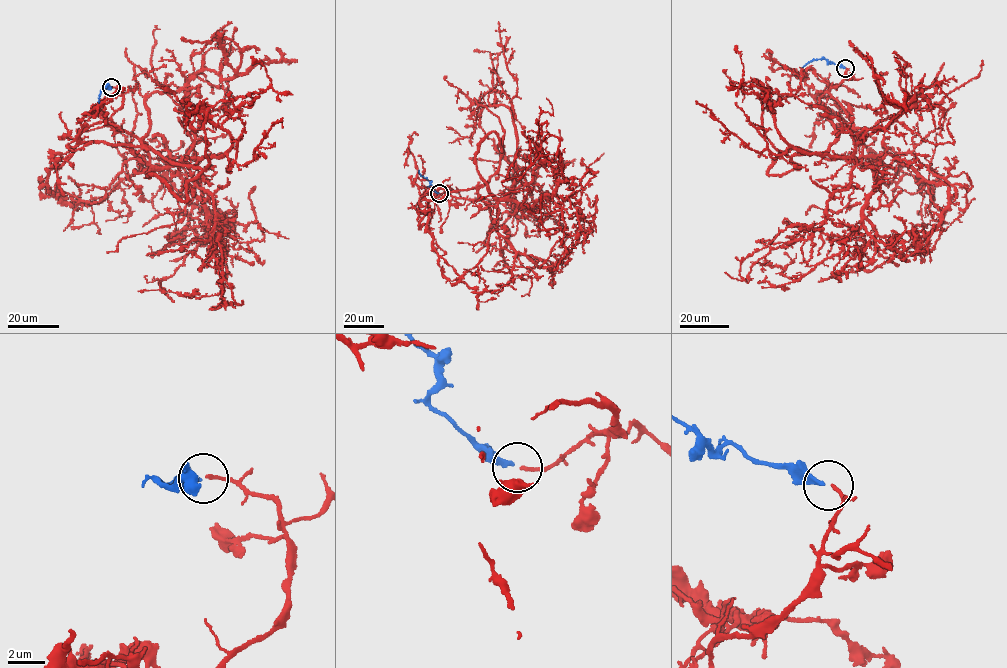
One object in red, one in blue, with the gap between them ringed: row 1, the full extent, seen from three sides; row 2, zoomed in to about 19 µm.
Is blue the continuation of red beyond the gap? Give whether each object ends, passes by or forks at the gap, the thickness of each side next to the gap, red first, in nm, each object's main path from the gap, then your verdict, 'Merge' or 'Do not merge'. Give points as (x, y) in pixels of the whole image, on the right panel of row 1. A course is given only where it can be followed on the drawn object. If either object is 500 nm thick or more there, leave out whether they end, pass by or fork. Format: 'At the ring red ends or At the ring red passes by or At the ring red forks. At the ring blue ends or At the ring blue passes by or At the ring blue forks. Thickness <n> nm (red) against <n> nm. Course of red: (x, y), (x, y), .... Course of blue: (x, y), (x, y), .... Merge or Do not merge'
At the ring red ends. At the ring blue ends. Thickness 180 nm (red) against 240 nm. Course of red: (845, 68), (830, 95), (873, 170), (862, 223), (841, 237), (787, 227), (744, 258), (743, 280), (725, 273). Course of blue: (844, 68), (822, 58), (802, 67). Merge

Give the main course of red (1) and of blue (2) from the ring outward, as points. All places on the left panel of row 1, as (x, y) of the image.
1: (111, 87), (123, 101), (111, 120), (146, 144), (152, 166), (176, 165), (222, 235), (222, 275), (242, 301)
2: (111, 87), (104, 87), (101, 91), (99, 103)

